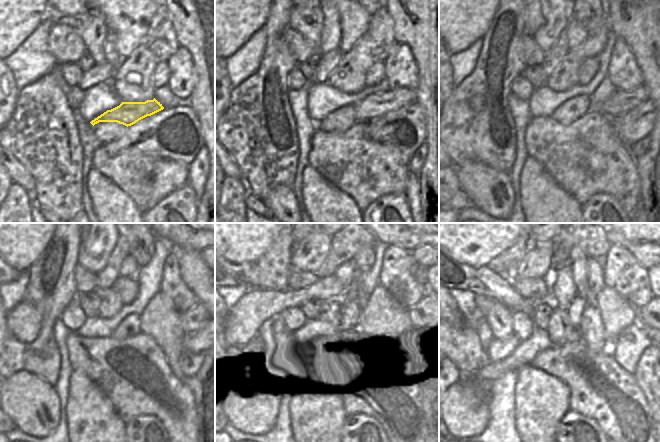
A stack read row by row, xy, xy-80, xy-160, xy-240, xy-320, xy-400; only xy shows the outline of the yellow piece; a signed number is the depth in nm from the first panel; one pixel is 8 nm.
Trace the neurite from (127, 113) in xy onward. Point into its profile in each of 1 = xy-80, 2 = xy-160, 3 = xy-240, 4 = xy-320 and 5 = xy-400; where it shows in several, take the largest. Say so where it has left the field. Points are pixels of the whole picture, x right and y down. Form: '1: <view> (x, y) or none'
1: xy-80 (374, 106)
2: xy-160 (621, 101)
3: xy-240 (193, 319)
4: xy-320 (418, 314)
5: xy-400 (642, 310)

